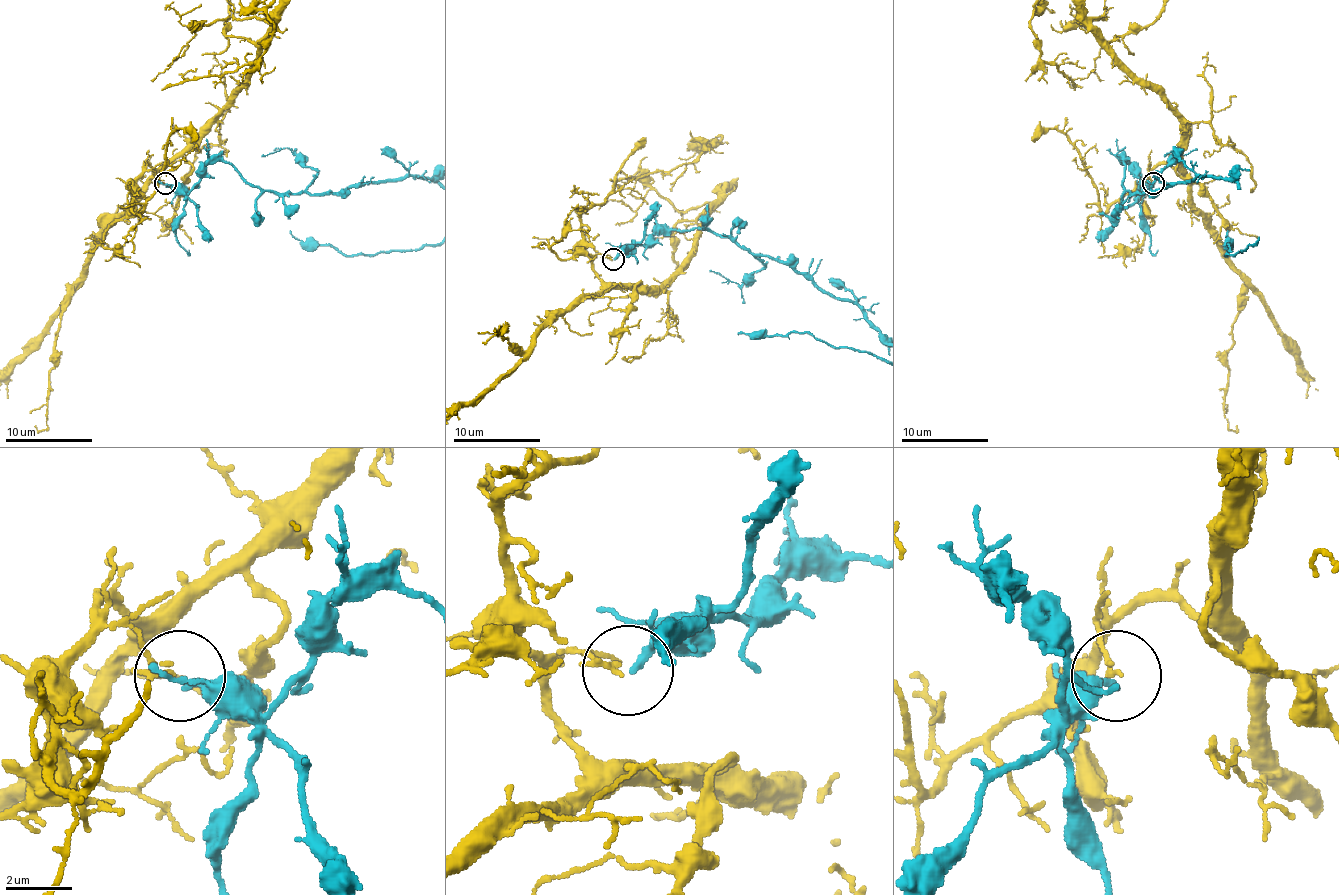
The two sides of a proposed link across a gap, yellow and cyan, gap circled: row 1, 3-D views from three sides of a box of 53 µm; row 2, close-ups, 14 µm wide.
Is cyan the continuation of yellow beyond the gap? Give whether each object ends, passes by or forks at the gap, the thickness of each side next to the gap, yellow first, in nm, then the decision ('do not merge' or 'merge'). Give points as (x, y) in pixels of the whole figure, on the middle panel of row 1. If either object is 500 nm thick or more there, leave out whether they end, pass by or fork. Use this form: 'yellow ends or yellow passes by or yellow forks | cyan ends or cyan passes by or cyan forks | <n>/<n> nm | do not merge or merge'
yellow ends | cyan ends | 170/240 nm | merge

